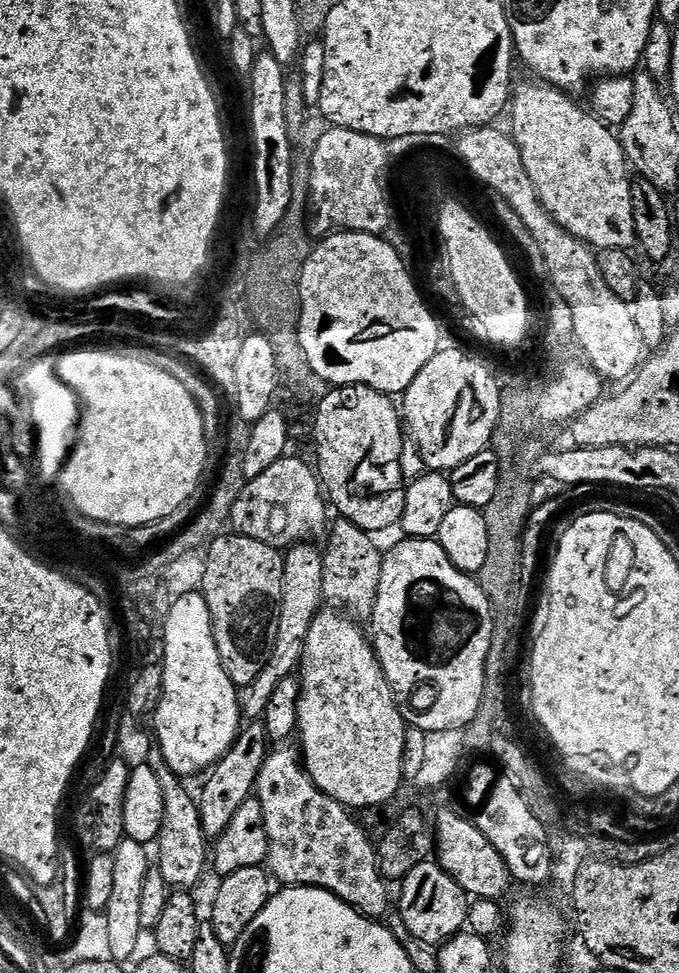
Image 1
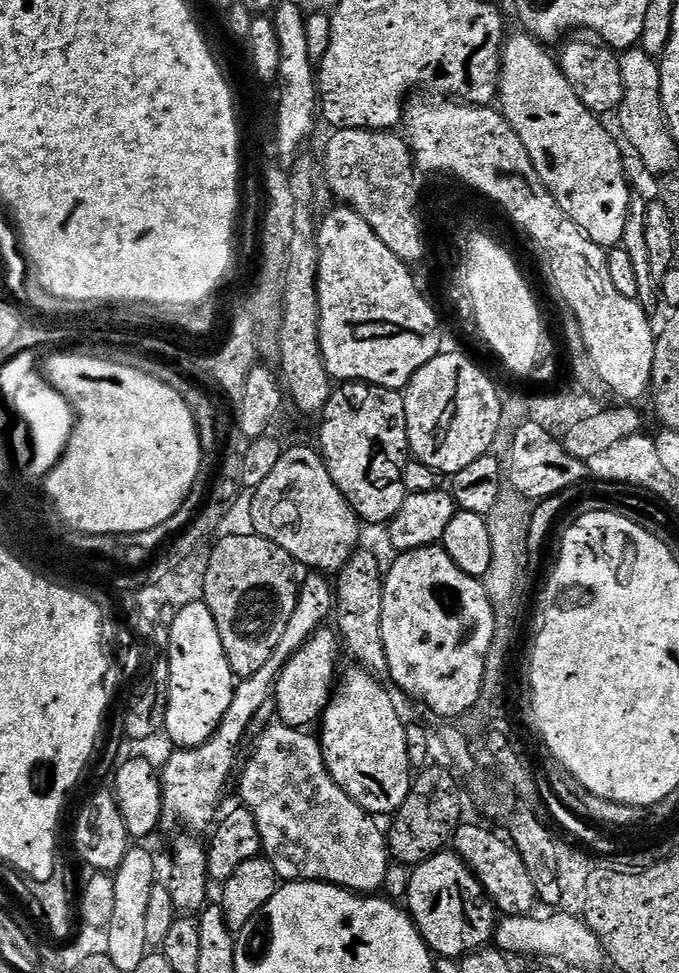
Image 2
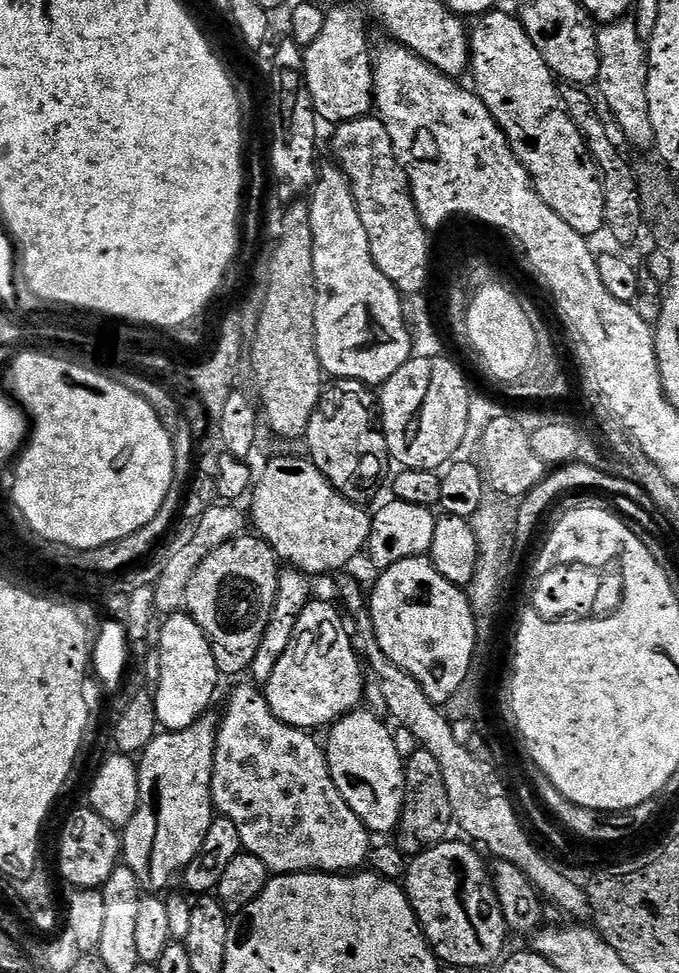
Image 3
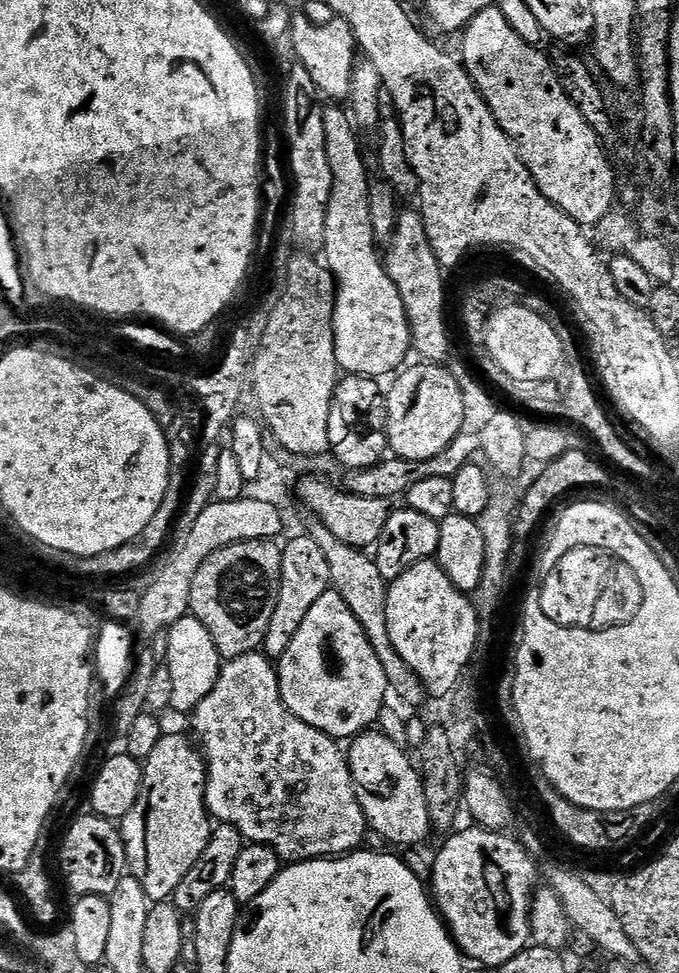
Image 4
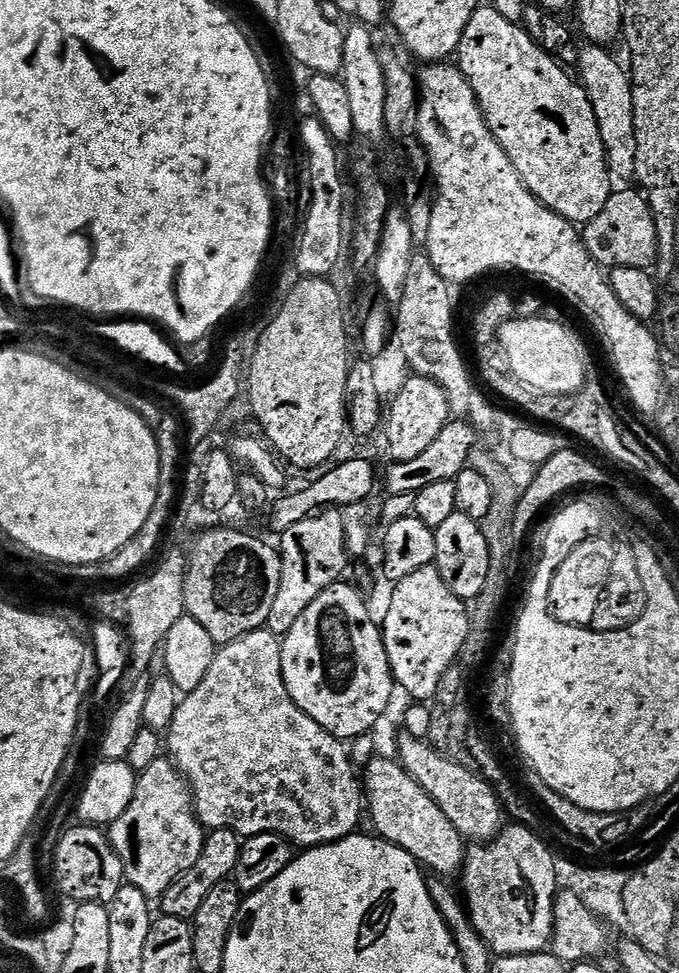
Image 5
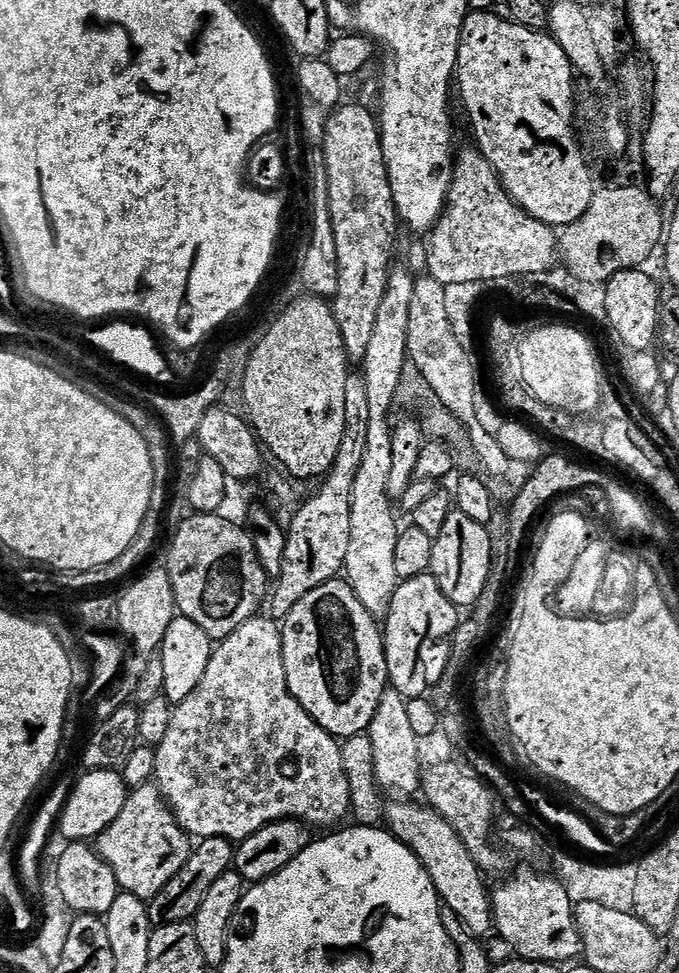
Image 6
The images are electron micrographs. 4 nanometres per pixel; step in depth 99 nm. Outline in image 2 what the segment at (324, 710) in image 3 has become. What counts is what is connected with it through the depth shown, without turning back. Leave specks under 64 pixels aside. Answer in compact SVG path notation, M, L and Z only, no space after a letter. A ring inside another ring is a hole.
M317 630L309 635L304 645L297 652L292 653L284 669L280 671L280 677L276 680L275 715L279 723L288 724L291 728L304 730L309 727L307 724L315 725L323 715L324 707L332 699L334 685L338 680L338 671L336 672L338 636L335 631L324 631Z

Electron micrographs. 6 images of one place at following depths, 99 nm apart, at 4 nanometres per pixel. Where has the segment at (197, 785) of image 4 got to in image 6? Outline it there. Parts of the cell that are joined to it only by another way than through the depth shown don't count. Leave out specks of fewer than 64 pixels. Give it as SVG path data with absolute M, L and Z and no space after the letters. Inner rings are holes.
M149 782L129 791L122 814L118 814L116 821L96 837L94 847L114 870L123 891L134 894L142 901L151 902L186 866L194 844L188 833L180 827L159 787Z

